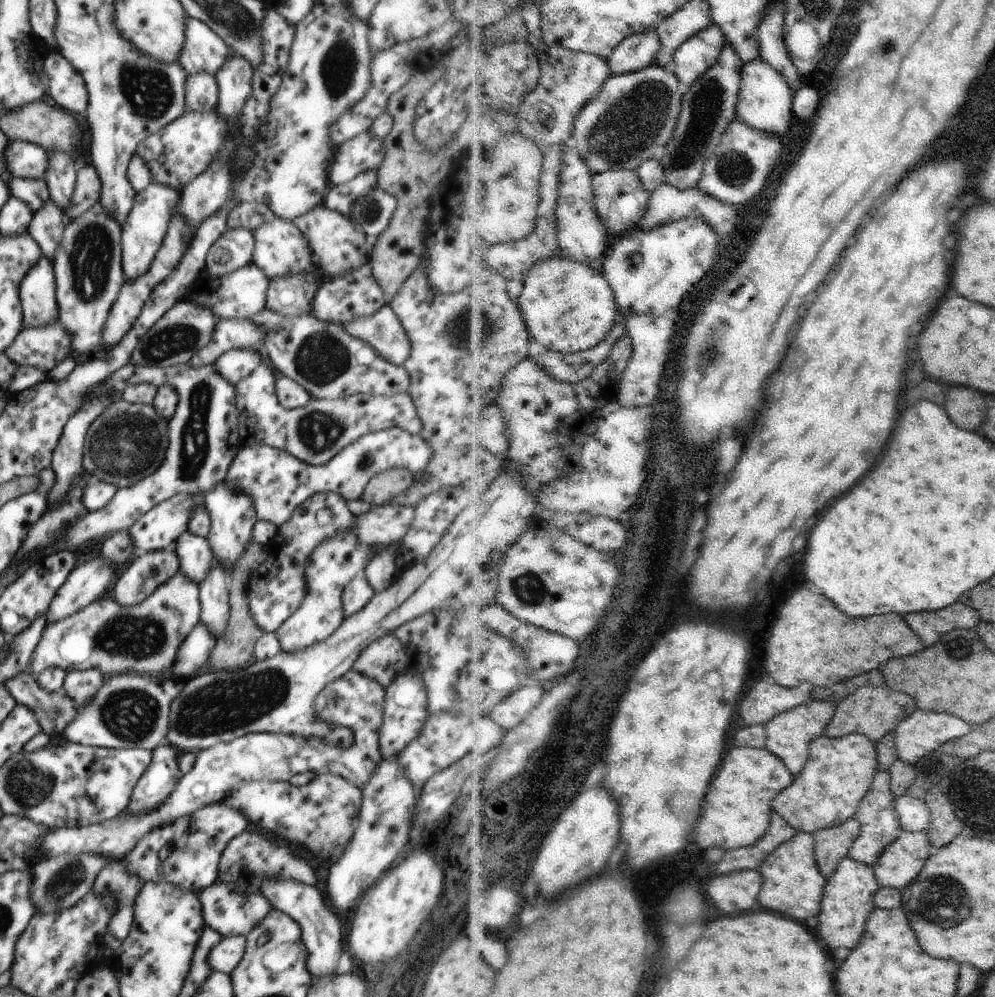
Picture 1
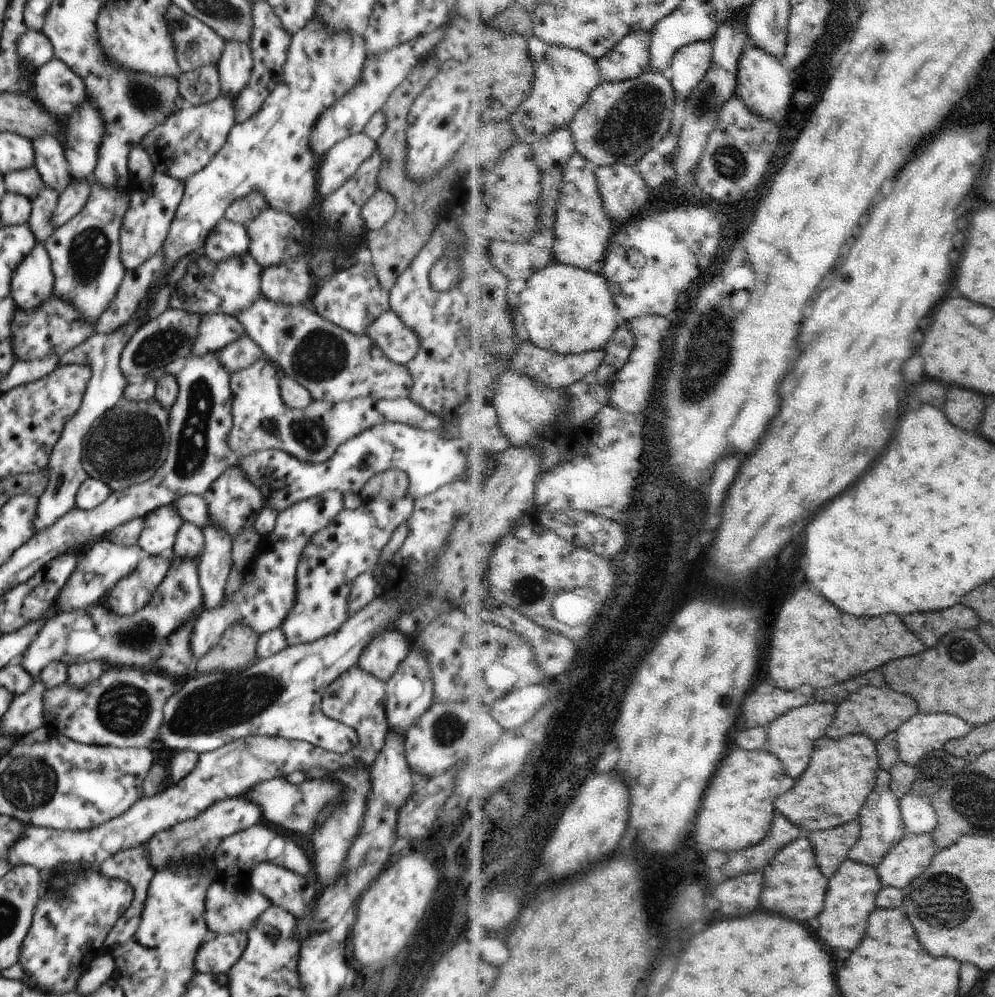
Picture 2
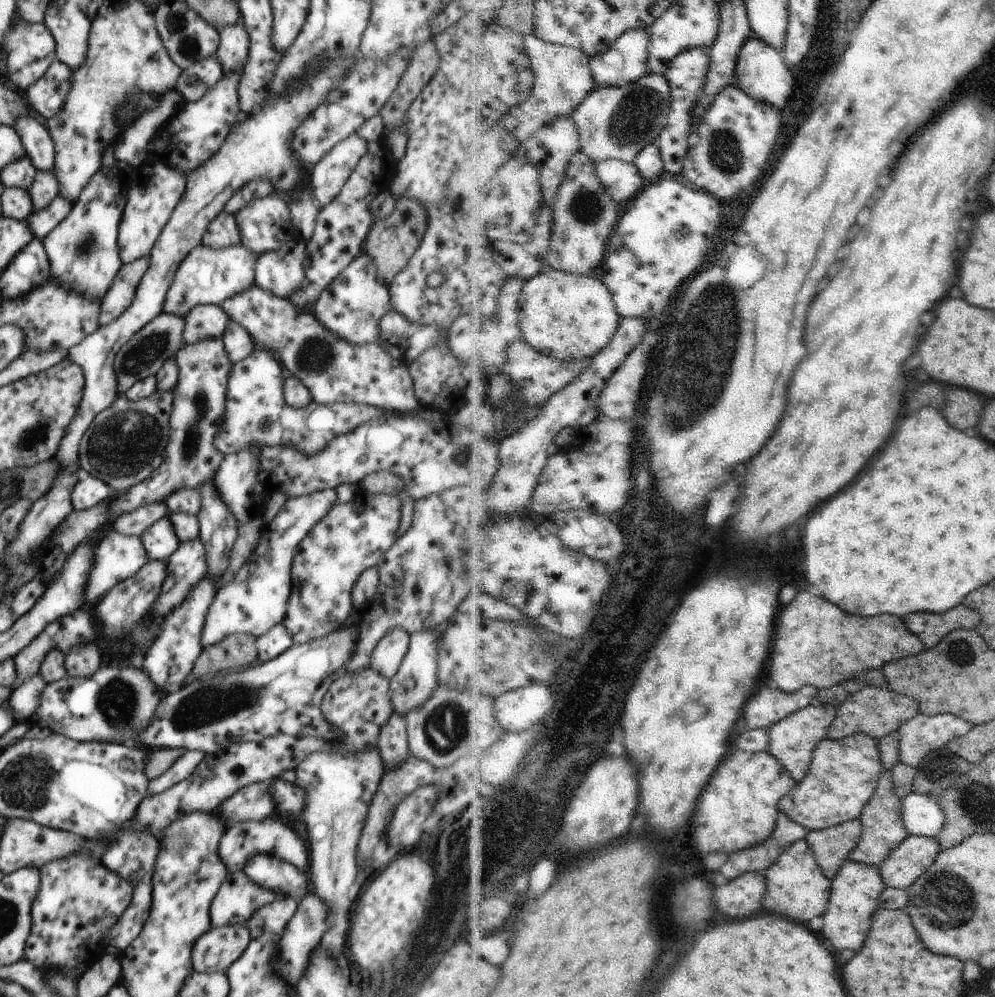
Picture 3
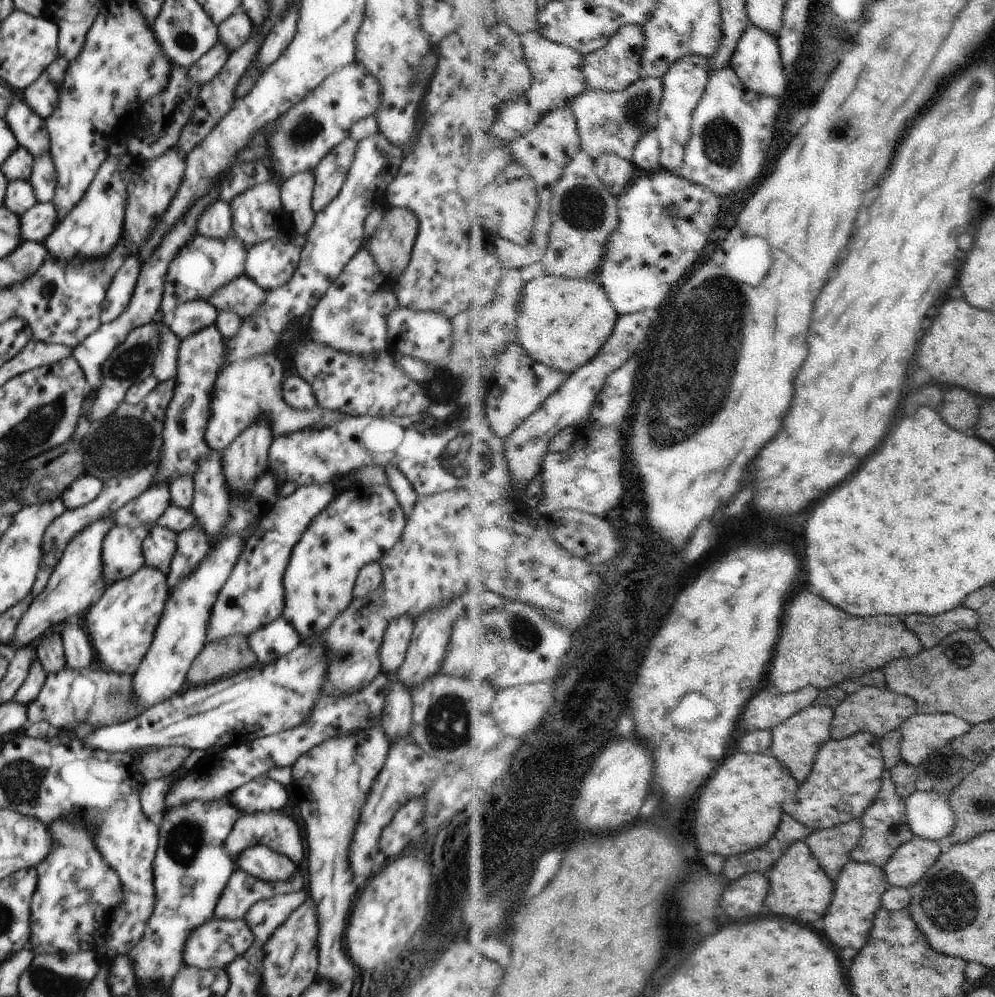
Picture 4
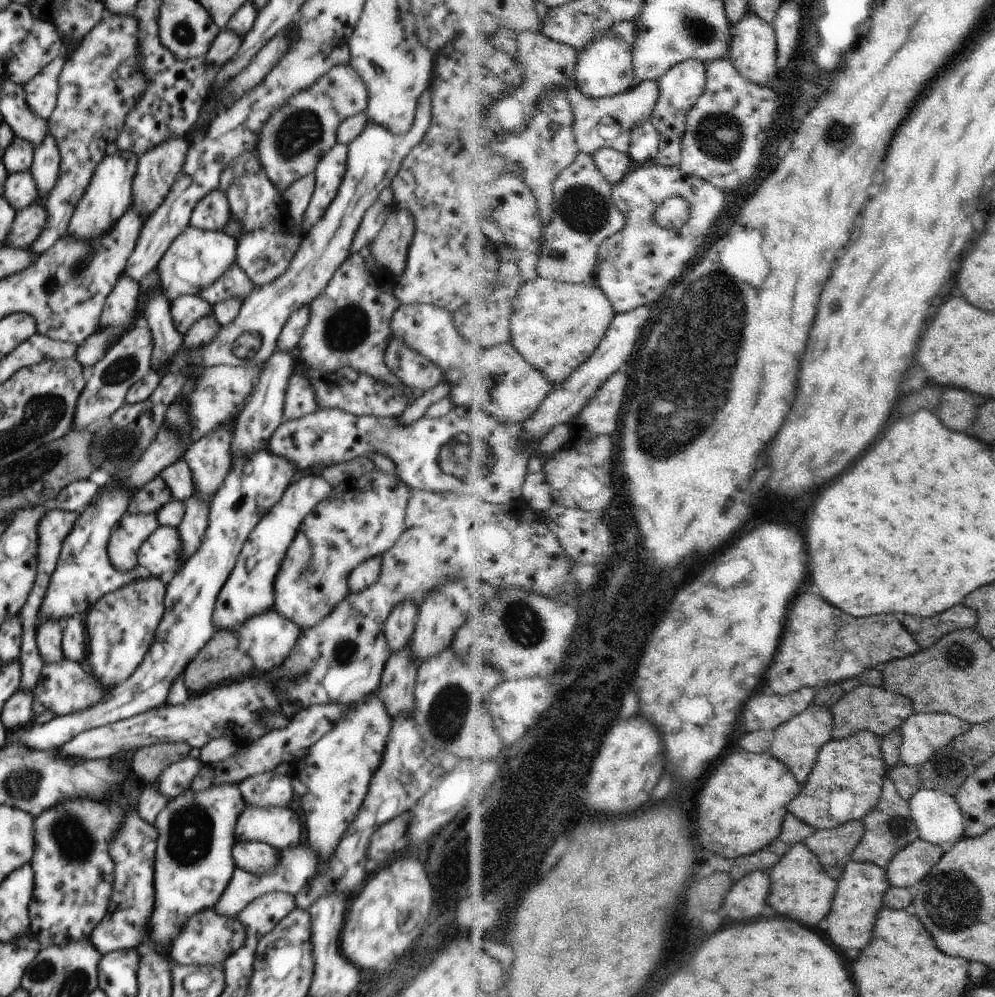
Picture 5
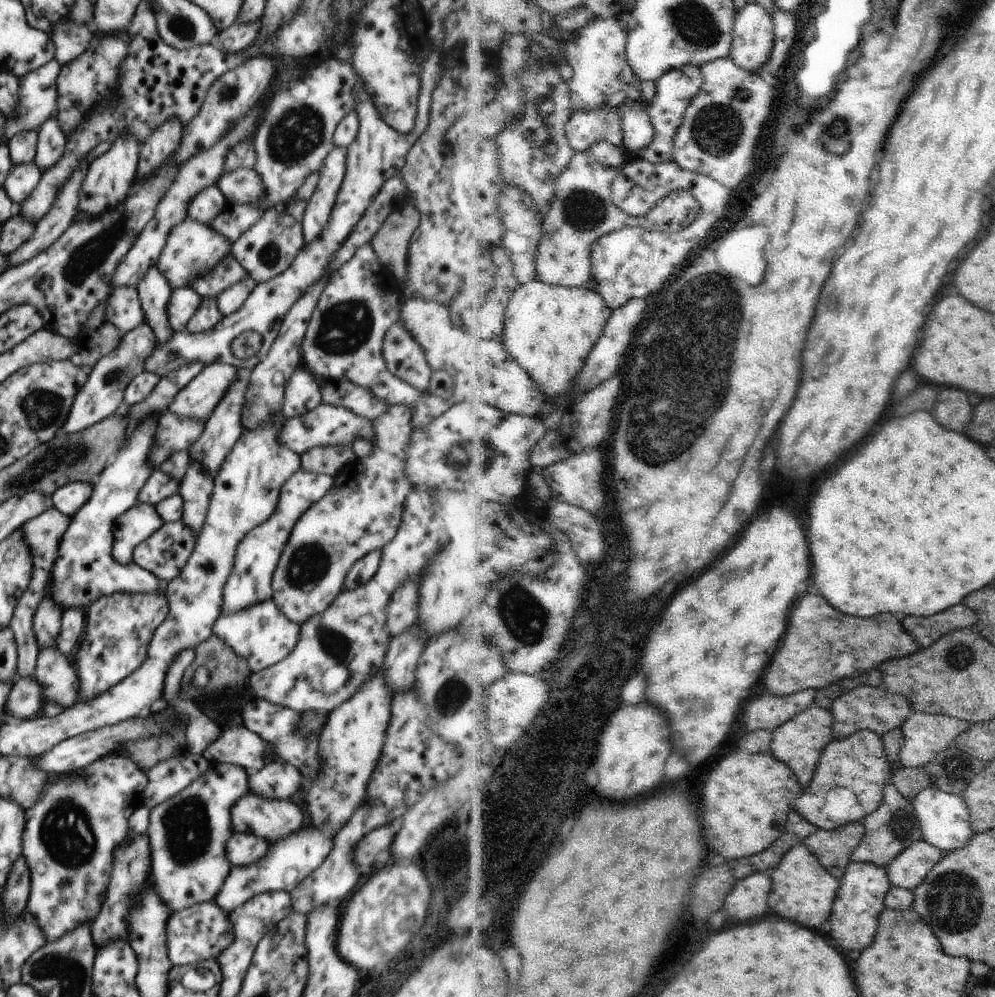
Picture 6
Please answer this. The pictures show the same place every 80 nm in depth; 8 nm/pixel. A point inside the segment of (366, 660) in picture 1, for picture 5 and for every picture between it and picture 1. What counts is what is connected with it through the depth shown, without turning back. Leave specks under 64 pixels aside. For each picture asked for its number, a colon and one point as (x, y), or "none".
2: (382, 656)
3: (388, 654)
4: (395, 644)
5: (400, 625)

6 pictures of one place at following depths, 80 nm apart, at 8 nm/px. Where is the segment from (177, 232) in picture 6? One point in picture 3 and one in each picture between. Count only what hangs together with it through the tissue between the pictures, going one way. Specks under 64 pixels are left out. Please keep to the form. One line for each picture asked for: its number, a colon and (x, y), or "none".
3: (207, 276)
4: (205, 264)
5: (196, 258)

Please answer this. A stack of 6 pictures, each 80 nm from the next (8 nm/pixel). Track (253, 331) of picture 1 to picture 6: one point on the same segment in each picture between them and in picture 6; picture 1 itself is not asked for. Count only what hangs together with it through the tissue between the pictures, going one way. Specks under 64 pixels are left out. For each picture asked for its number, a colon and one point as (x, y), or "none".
2: (217, 331)
3: (202, 322)
4: (189, 317)
5: (185, 310)
6: (183, 303)

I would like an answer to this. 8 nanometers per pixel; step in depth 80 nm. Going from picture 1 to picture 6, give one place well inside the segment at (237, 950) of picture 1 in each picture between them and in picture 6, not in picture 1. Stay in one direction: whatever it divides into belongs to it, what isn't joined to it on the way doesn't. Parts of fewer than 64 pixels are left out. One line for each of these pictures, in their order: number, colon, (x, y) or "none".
2: (220, 952)
3: (216, 950)
4: (216, 943)
5: (207, 939)
6: (196, 934)

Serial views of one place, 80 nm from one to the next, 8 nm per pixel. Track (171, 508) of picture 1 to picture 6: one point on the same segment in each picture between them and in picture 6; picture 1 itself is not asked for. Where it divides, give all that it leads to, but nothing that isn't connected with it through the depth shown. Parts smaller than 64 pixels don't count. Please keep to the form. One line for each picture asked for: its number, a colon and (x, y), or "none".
2: (160, 526)
3: (160, 541)
4: (158, 549)
5: (160, 555)
6: (165, 553)

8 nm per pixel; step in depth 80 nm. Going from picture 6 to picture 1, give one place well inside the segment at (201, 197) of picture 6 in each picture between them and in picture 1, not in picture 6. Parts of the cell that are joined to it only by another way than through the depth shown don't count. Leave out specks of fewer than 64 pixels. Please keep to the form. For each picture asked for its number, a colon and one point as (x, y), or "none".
1: (234, 249)
2: (228, 239)
3: (223, 231)
4: (216, 221)
5: (213, 212)

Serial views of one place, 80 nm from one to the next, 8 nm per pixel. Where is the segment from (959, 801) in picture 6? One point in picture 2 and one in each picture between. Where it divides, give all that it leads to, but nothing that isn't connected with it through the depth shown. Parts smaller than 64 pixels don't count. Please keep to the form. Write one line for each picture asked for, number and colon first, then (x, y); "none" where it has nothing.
2: (920, 817)
3: (923, 815)
4: (931, 817)
5: (938, 817)

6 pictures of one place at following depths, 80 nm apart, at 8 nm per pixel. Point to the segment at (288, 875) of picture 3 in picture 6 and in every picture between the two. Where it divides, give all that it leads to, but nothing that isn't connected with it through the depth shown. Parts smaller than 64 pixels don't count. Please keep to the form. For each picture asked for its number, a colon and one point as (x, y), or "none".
4: (261, 863)
5: (252, 856)
6: (242, 849)

